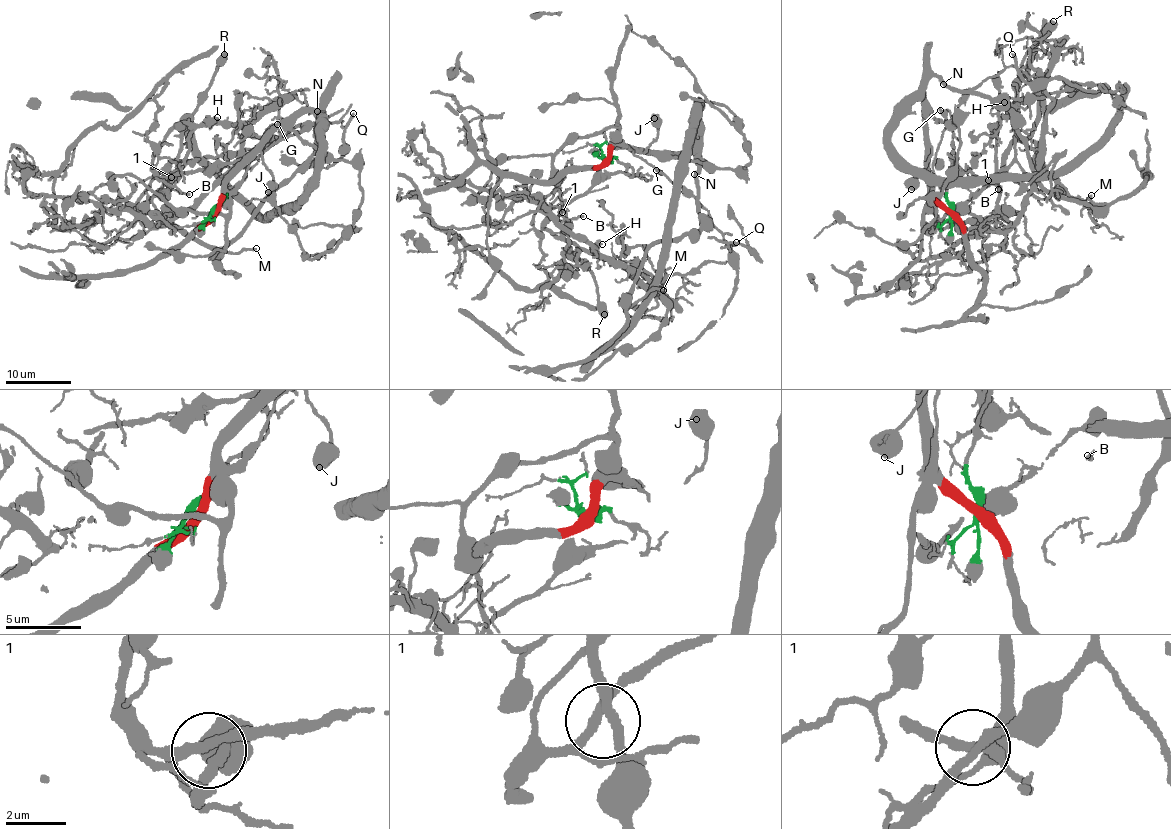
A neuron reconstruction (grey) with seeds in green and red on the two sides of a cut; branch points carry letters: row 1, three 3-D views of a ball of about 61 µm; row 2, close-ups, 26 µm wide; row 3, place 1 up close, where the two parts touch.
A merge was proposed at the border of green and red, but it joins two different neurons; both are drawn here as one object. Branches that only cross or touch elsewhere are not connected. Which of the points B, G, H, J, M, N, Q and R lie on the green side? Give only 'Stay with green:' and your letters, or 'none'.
Stay with green: B, H

